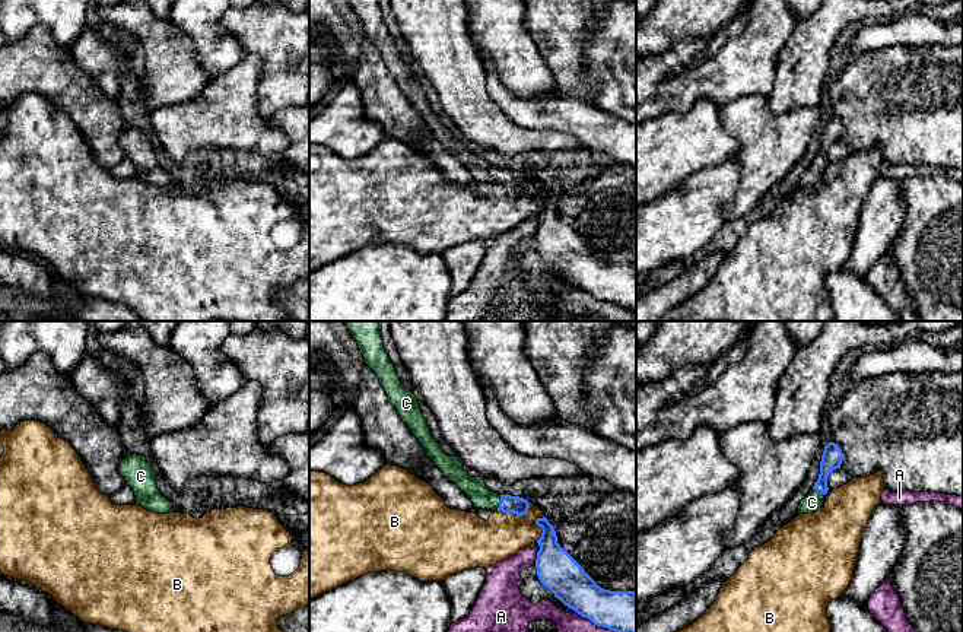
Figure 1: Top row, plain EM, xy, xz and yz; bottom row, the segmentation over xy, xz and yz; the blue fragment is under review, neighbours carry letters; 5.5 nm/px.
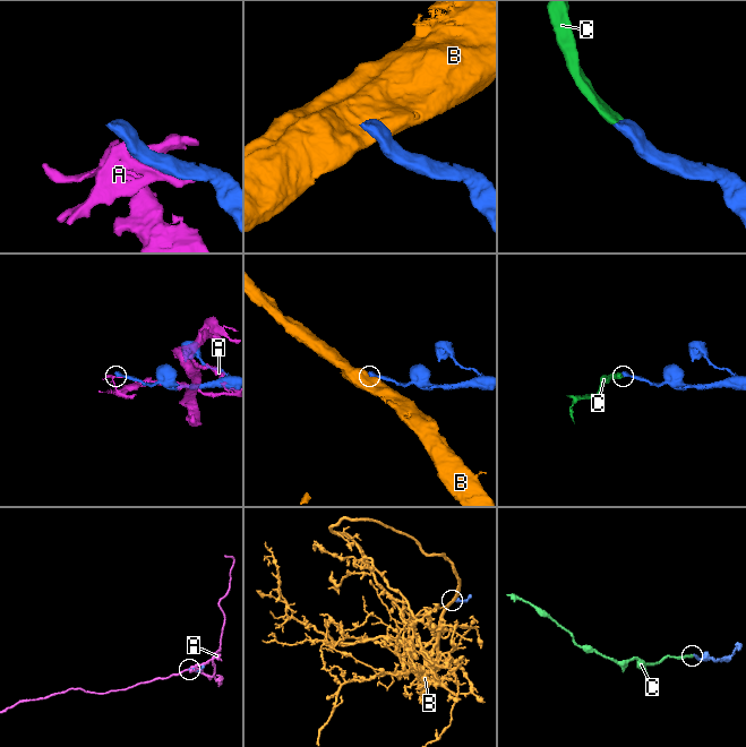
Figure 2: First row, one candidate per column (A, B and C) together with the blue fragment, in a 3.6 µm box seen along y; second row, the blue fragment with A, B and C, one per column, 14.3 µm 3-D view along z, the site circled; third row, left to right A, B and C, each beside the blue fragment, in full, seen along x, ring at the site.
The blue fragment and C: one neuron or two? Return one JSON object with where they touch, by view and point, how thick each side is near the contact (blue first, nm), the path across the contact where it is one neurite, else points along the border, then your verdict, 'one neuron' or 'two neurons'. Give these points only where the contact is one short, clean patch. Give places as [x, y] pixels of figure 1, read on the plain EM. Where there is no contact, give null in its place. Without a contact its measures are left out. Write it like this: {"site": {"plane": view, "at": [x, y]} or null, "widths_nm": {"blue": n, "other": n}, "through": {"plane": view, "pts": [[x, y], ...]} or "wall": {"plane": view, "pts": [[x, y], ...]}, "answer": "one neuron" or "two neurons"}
{"site": {"plane": "xz", "at": [499, 175]}, "widths_nm": {"blue": 100, "other": 120}, "through": {"plane": "xz", "pts": [[517, 178], [499, 175], [486, 172], [474, 161]]}, "answer": "one neuron"}

